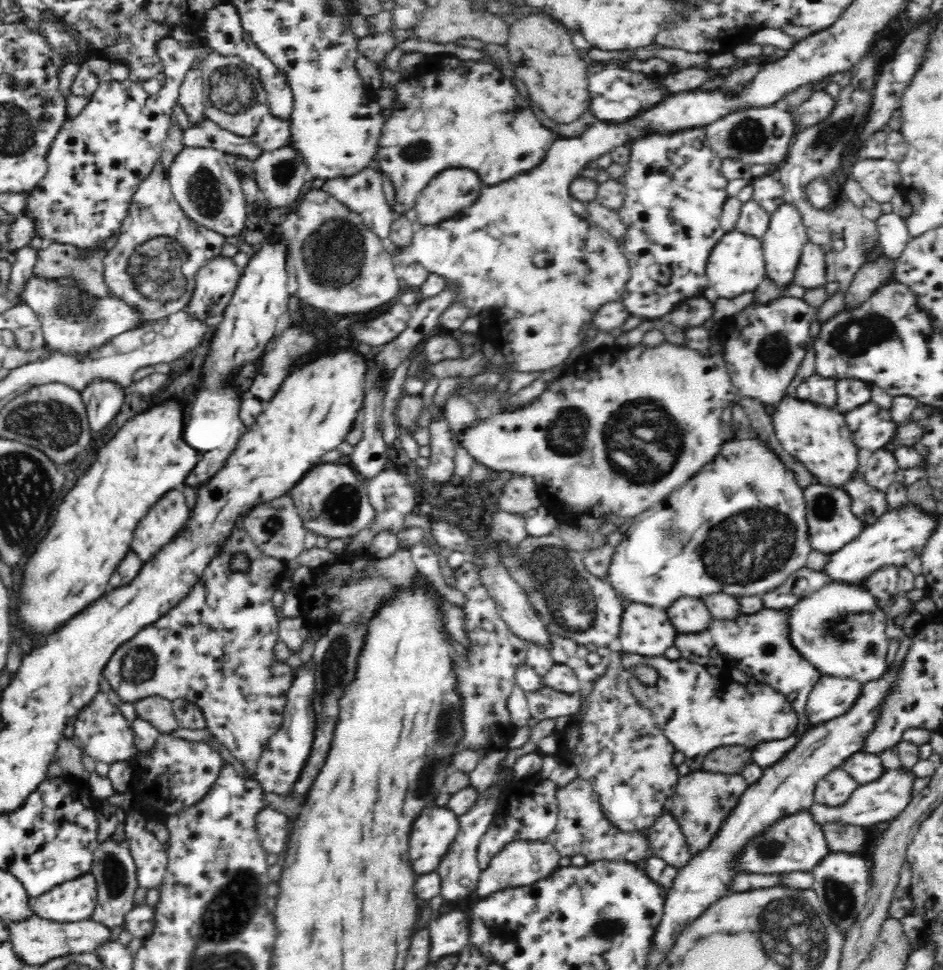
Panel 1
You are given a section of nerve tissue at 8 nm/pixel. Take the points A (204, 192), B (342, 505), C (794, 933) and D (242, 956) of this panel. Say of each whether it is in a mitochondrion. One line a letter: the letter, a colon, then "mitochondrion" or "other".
A: mitochondrion
B: mitochondrion
C: mitochondrion
D: mitochondrion

